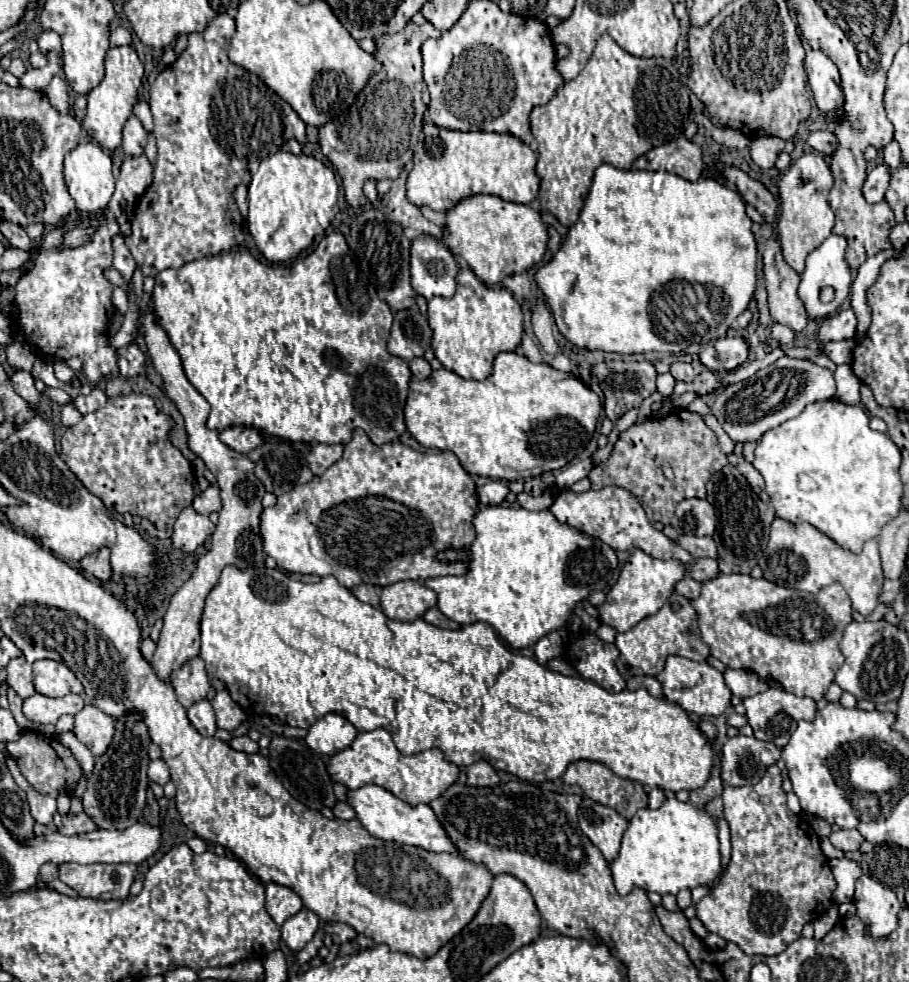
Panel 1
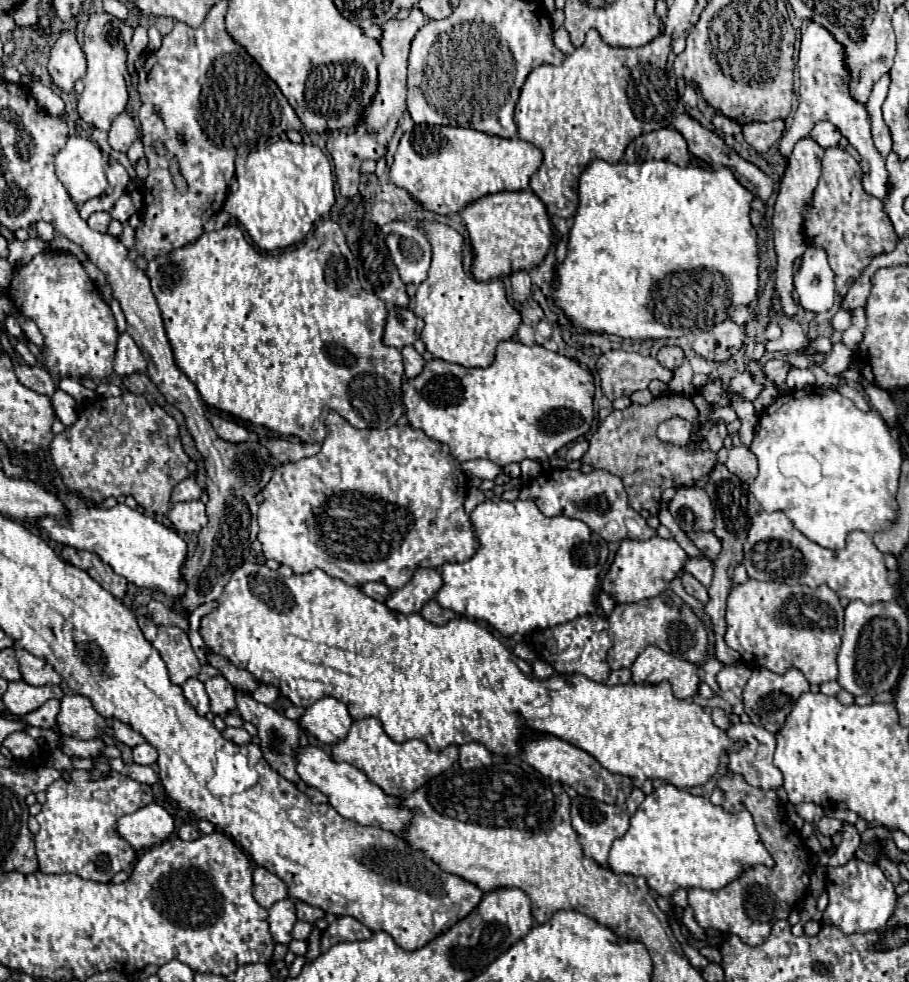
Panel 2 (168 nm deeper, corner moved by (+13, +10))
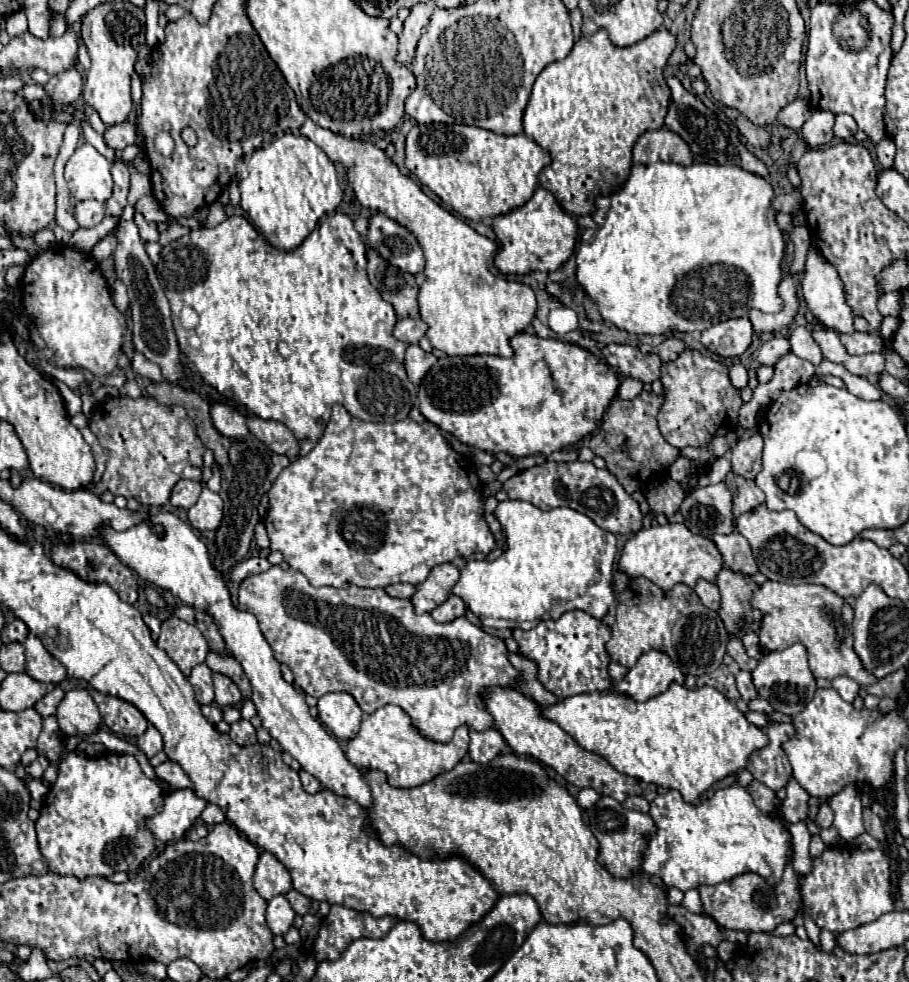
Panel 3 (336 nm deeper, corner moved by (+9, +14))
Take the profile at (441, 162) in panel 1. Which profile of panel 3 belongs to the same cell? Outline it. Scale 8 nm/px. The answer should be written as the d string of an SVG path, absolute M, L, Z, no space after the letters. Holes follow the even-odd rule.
M425 124L419 128L421 128L421 136L419 136L417 146L411 146L411 134L407 136L405 166L417 176L417 180L423 186L427 186L433 194L437 194L443 204L451 206L457 214L473 222L509 214L515 208L523 206L537 188L539 172L551 164L551 156L525 134L501 136L501 134L495 134L491 130L483 130L477 126L455 126L455 124L453 126Z

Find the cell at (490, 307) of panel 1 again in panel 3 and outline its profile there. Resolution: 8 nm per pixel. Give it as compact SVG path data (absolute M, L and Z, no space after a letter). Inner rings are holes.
M309 118L300 132L313 140L333 164L345 168L361 206L367 204L371 210L387 214L417 238L425 254L425 282L419 290L419 310L421 320L429 324L427 338L433 348L447 356L513 356L509 340L531 326L537 312L537 300L527 284L509 282L505 276L489 270L489 260L497 250L497 242L477 234L467 222L431 200L409 176L401 174L385 150L377 148L373 142L335 134L313 124Z

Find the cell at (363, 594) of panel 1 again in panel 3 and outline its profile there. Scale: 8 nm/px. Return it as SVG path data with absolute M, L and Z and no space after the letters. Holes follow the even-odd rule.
M391 584L385 588L385 592L393 598L411 598L415 594L415 586L413 584Z

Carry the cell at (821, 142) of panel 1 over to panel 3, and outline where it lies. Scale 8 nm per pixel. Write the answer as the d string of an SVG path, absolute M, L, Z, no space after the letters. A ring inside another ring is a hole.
M837 114L837 120L835 120L835 136L845 140L845 142L853 142L853 134L857 132L857 124L853 120L853 116L849 114Z

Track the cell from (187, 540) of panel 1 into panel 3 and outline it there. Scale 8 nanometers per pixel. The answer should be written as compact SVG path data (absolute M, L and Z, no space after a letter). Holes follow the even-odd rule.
M203 488L195 506L187 510L189 522L197 530L217 530L223 520L223 500L217 492Z

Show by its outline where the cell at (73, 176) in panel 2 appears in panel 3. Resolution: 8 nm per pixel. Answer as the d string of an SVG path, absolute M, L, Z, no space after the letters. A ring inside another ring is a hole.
M81 144L65 164L65 182L75 200L109 200L113 192L111 164L91 144Z

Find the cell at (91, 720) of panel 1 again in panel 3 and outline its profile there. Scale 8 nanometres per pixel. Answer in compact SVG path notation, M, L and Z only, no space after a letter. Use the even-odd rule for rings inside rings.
M85 688L69 690L63 696L63 700L59 702L55 716L57 716L61 732L67 736L71 736L71 726L73 726L75 734L87 736L87 734L97 732L97 728L101 724L97 704L93 702L91 694Z

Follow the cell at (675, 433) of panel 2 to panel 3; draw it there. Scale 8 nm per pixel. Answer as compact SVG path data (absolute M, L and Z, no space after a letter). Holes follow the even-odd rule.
M683 350L677 360L663 364L661 382L665 390L665 402L657 416L659 430L675 448L701 448L713 442L713 438L725 436L737 428L739 408L743 400L739 390L729 382L727 366L721 362L713 360L711 356L703 356L697 350Z

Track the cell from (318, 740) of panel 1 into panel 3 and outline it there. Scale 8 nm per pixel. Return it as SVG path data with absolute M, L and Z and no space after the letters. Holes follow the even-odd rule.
M347 692L325 694L319 698L317 708L319 708L321 724L331 734L335 734L337 738L345 738L345 740L351 740L357 736L363 710L359 708L359 704L355 702L351 694Z

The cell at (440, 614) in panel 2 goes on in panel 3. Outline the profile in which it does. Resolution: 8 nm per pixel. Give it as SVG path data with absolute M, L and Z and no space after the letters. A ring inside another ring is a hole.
M449 596L449 600L443 602L441 606L437 606L431 612L431 616L433 616L435 622L441 622L443 624L443 622L451 622L451 620L455 620L459 616L465 616L465 612L467 612L465 602L459 596Z

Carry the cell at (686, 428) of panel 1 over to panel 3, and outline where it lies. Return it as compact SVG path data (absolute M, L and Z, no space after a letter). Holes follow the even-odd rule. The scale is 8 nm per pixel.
M641 392L635 400L615 398L601 420L599 430L589 442L589 448L595 452L595 456L601 456L607 462L607 470L629 494L645 490L653 476L659 476L667 466L671 466L679 454L677 448L671 446L657 428L657 412L661 408L661 400L663 396L653 392Z

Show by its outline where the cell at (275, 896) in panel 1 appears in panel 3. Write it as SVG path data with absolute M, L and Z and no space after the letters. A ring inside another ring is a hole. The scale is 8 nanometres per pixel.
M261 852L255 870L255 890L265 900L269 900L277 894L289 892L291 888L293 886L291 886L289 870L271 852Z

